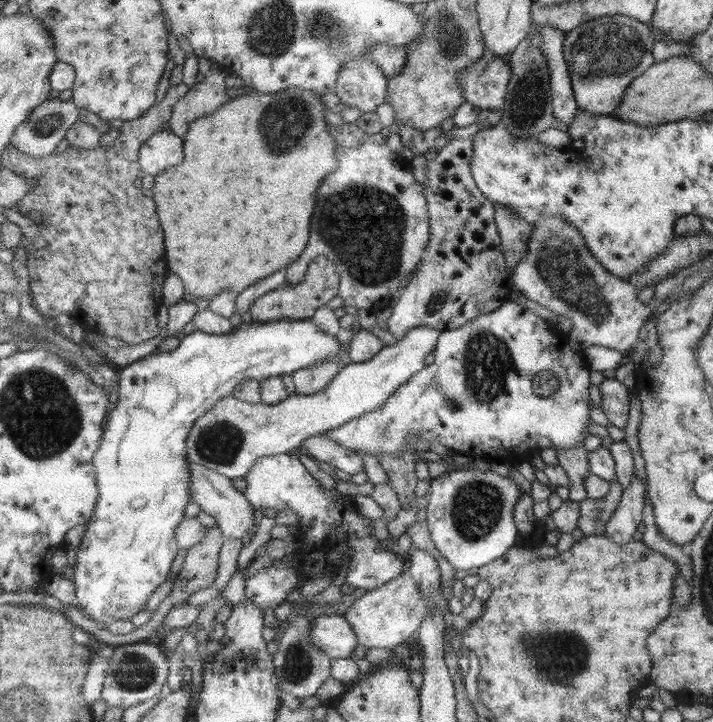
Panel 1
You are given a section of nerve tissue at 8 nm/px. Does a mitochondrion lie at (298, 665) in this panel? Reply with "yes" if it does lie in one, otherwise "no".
yes

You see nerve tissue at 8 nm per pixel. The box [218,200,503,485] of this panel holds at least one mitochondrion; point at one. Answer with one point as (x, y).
(437, 301)

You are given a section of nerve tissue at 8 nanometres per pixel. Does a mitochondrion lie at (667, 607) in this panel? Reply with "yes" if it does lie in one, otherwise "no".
no

